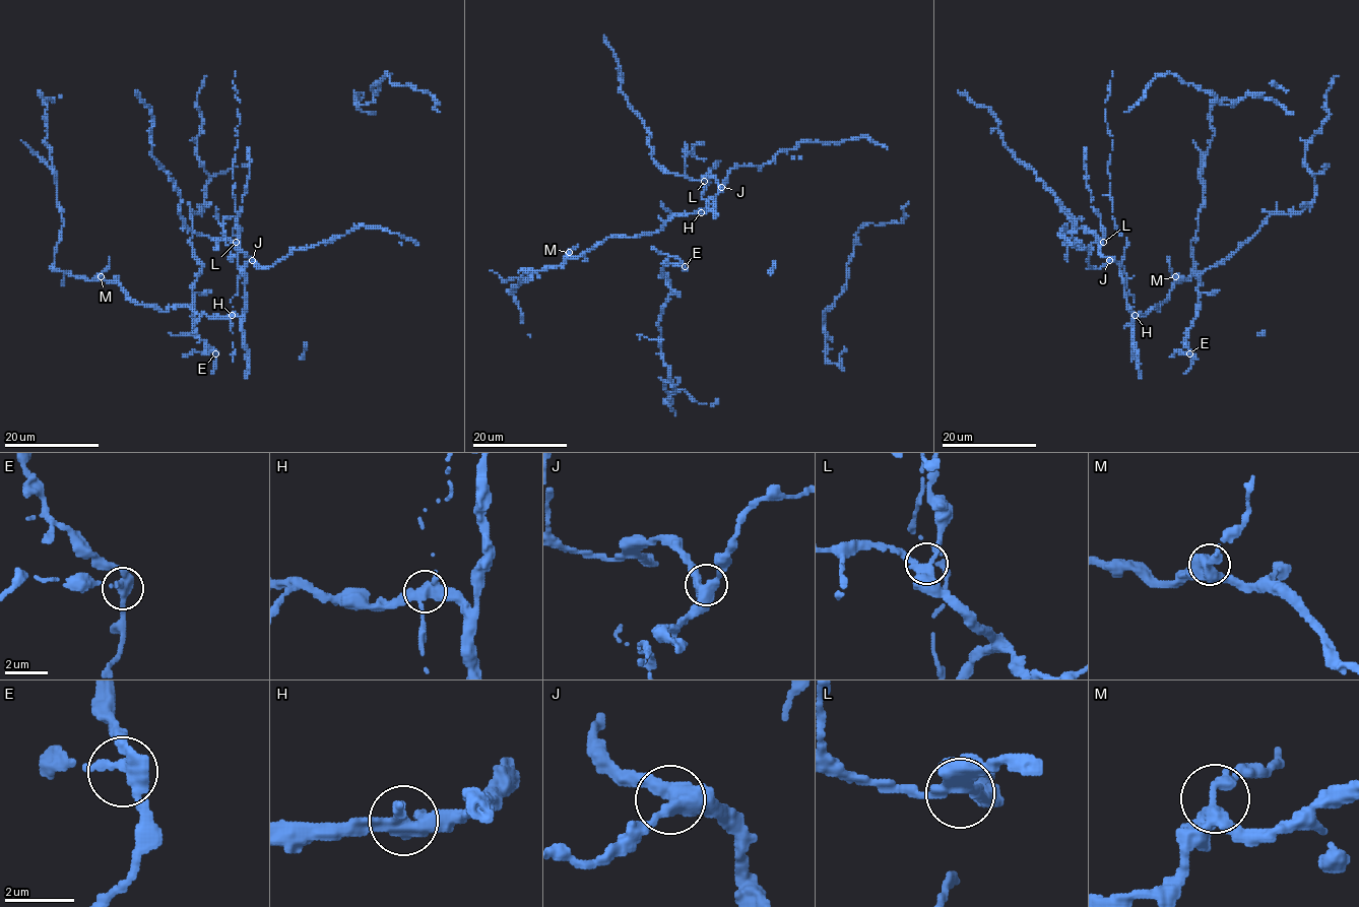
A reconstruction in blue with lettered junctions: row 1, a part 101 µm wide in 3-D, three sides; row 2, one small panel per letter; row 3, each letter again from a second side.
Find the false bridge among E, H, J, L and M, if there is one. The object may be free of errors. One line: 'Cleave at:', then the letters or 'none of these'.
Cleave at: H

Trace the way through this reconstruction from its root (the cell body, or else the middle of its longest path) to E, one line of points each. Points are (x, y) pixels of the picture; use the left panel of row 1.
E: (196, 259), (202, 267), (193, 289), (194, 329), (215, 353)

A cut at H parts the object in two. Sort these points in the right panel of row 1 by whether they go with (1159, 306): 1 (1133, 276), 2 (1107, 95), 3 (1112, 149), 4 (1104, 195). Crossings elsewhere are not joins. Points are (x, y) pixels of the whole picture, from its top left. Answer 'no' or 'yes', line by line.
1: no
2: no
3: no
4: no

